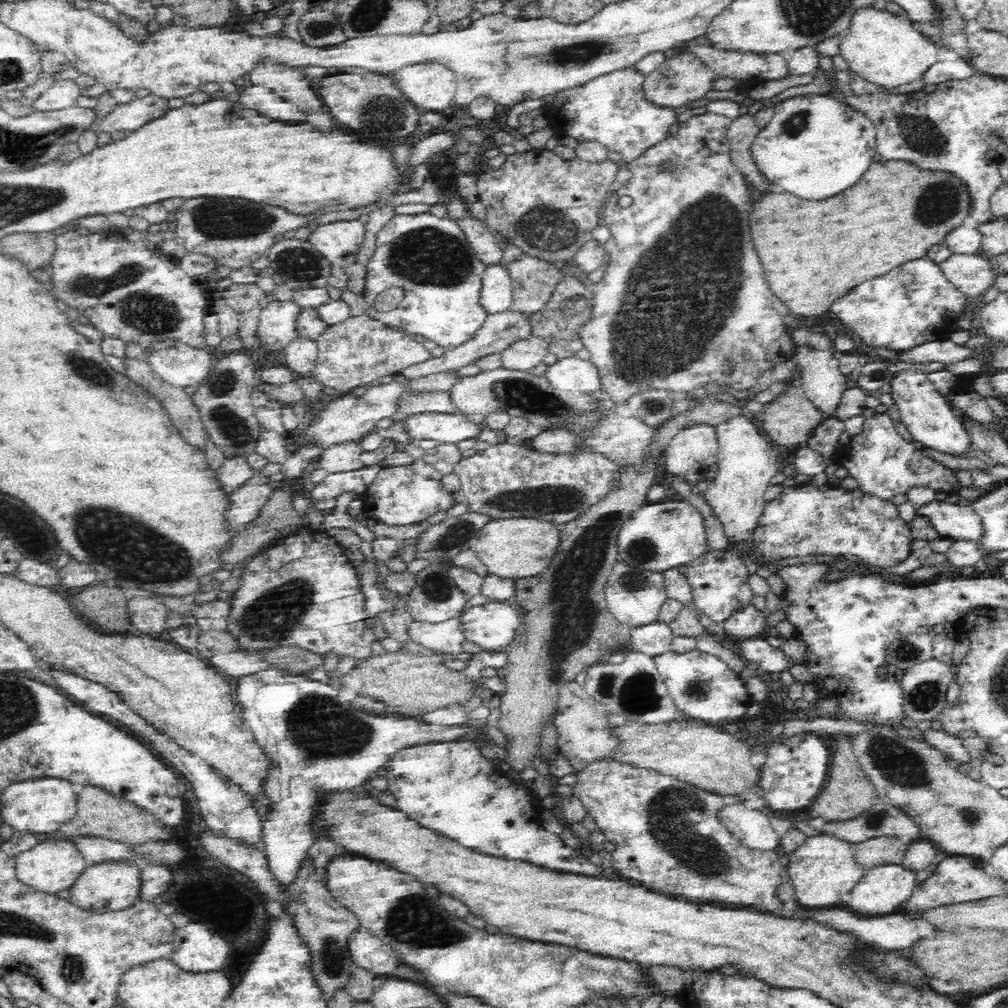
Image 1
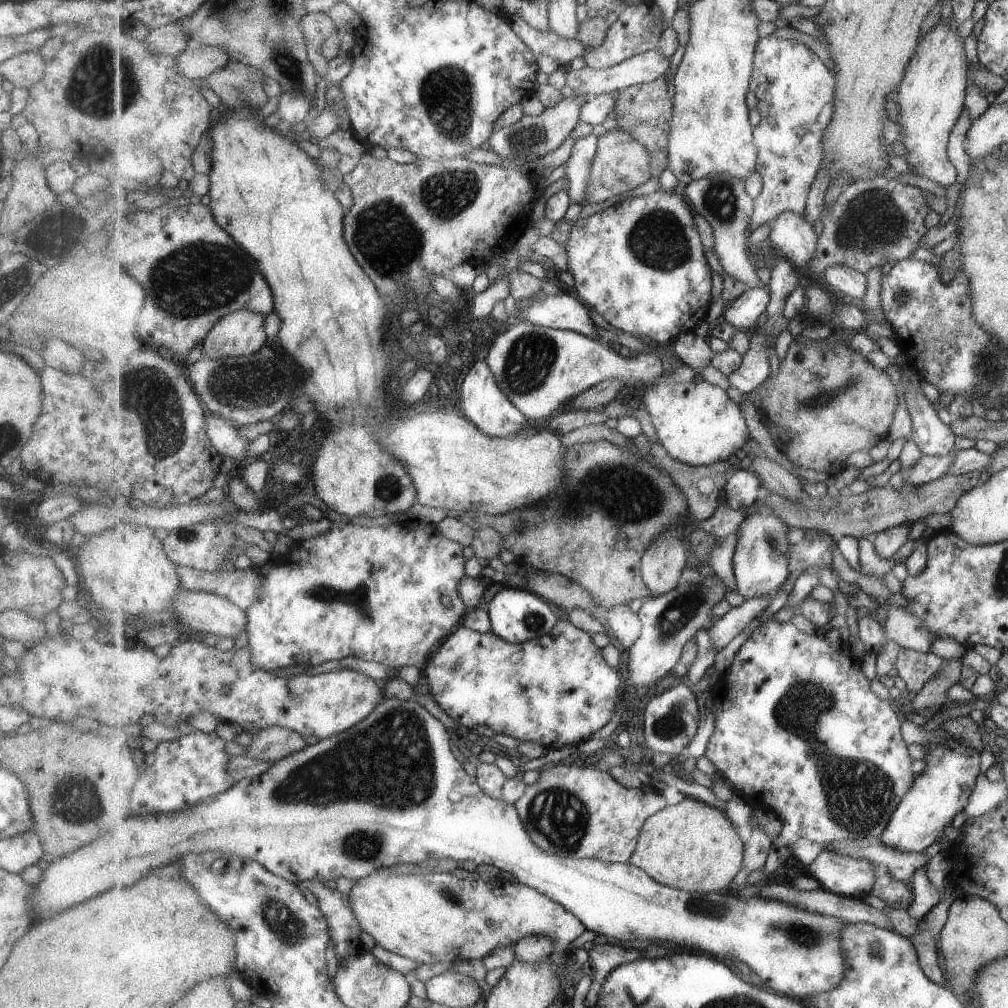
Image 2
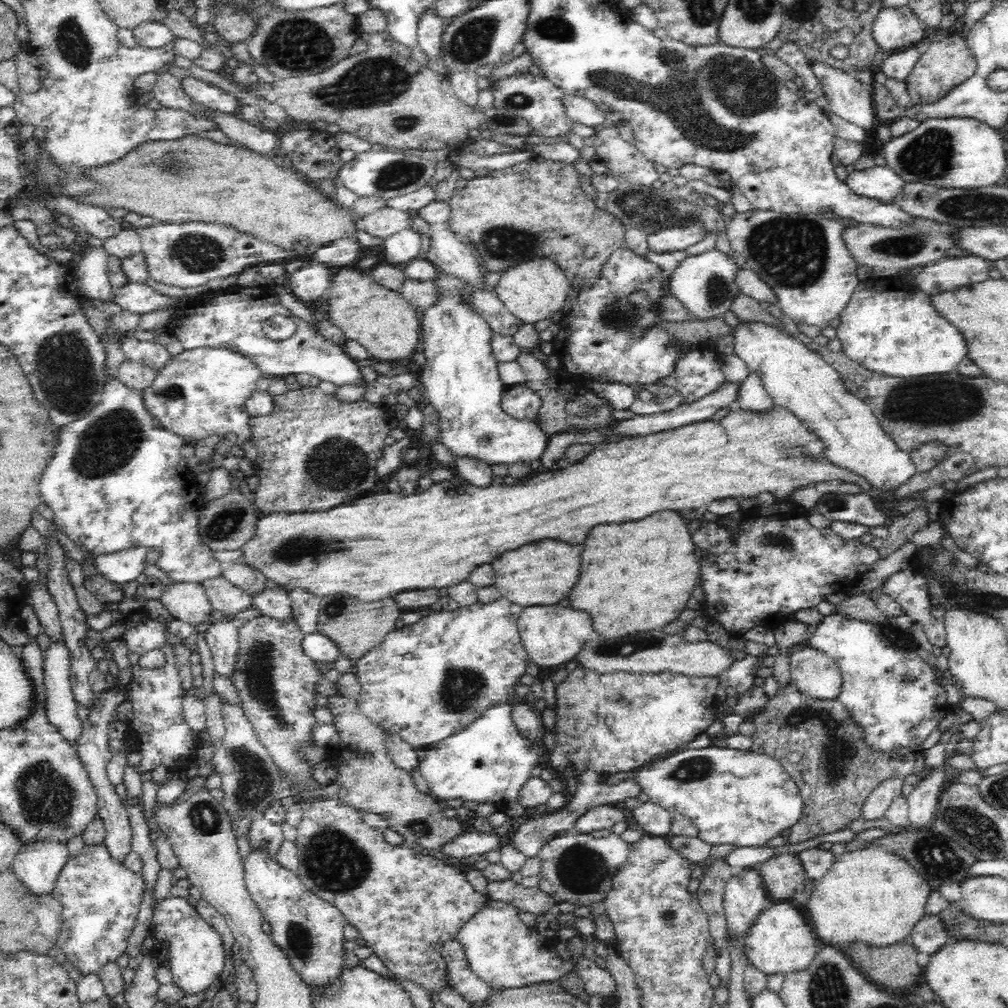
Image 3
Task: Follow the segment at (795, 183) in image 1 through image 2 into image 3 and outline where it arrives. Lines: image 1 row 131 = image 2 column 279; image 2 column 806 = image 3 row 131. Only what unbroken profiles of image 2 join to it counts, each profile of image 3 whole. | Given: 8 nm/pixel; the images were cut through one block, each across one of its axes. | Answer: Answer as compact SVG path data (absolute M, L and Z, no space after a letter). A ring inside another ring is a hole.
M936 117L883 144L886 165L908 183L944 188L980 188L1002 183L1007 165L998 129L972 117Z

